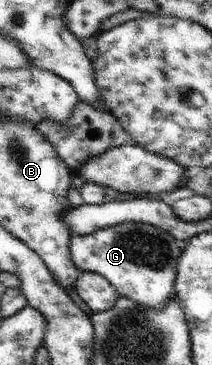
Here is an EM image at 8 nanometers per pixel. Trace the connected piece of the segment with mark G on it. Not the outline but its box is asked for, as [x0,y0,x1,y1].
[68,222,184,310]

